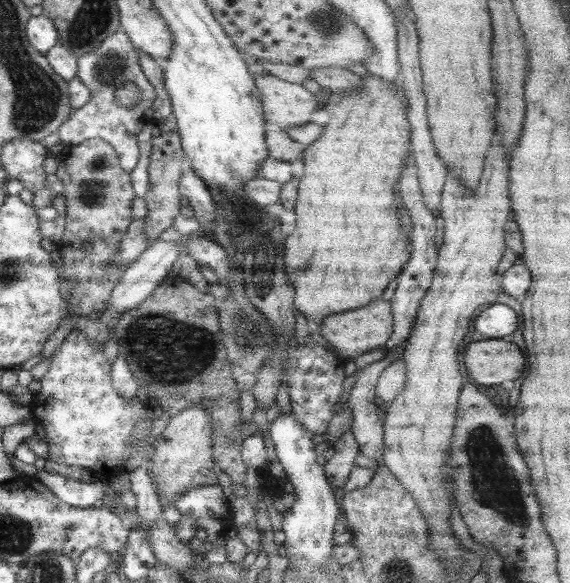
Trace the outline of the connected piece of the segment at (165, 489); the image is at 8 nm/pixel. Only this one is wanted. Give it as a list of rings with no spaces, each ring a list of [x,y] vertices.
[[[200,405],[190,407],[168,418],[167,426],[162,436],[155,441],[155,454],[149,470],[154,476],[154,485],[158,487],[162,508],[174,504],[178,495],[194,487],[214,486],[218,479],[213,469],[212,426],[210,426],[210,411]]]

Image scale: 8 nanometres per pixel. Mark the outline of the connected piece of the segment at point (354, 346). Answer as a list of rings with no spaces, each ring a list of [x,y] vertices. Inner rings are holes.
[[[381,298],[380,300],[376,299],[363,308],[342,312],[342,314],[336,314],[336,316],[326,316],[321,328],[322,337],[319,340],[326,339],[326,342],[328,342],[326,346],[334,354],[344,360],[355,359],[367,351],[386,344],[394,329],[392,305]]]

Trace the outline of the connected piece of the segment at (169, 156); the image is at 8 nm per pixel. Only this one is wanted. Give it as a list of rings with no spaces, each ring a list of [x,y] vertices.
[[[173,114],[164,119],[152,121],[152,142],[148,166],[149,190],[144,198],[148,207],[148,216],[144,218],[147,225],[144,231],[151,242],[158,240],[164,230],[173,227],[174,220],[180,215],[182,206],[179,183],[186,160],[176,124]]]

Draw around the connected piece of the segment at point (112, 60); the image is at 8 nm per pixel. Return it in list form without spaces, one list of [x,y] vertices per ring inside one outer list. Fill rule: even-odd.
[[[118,29],[106,37],[94,50],[83,54],[77,60],[76,76],[90,90],[90,98],[82,108],[72,112],[69,119],[58,128],[60,143],[72,147],[90,139],[104,140],[117,152],[119,165],[125,172],[132,172],[139,159],[138,133],[149,118],[156,93],[139,64],[139,50],[128,35]],[[124,84],[140,88],[140,100],[135,105],[124,107],[116,100],[116,90]]]

